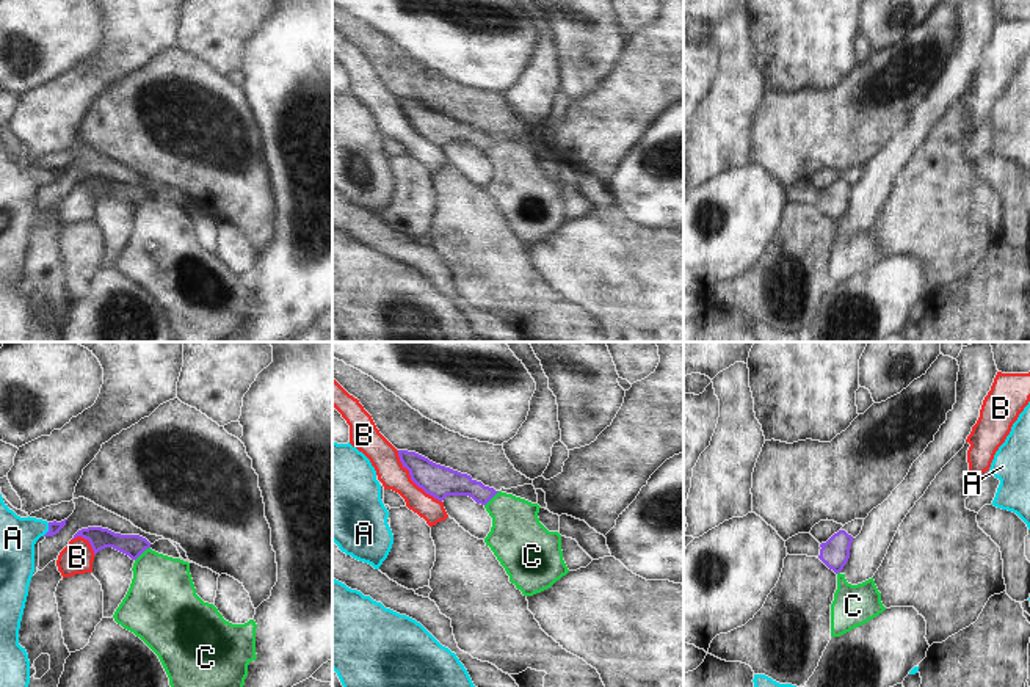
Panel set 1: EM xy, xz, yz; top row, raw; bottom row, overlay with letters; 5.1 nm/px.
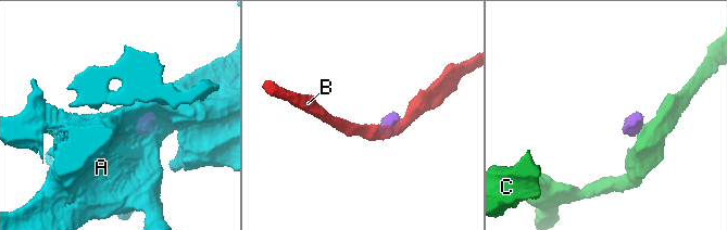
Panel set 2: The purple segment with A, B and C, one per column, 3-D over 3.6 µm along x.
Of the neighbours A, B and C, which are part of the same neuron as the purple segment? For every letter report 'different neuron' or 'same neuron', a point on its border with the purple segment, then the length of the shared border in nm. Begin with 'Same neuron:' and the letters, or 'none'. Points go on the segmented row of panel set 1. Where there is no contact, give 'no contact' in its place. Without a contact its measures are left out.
Same neuron: A
A: same neuron; contact xy (49, 529); length 80 nm
B: different neuron; contact xz (413, 480); length 360 nm
C: different neuron; contact xy (141, 552); length 110 nm

